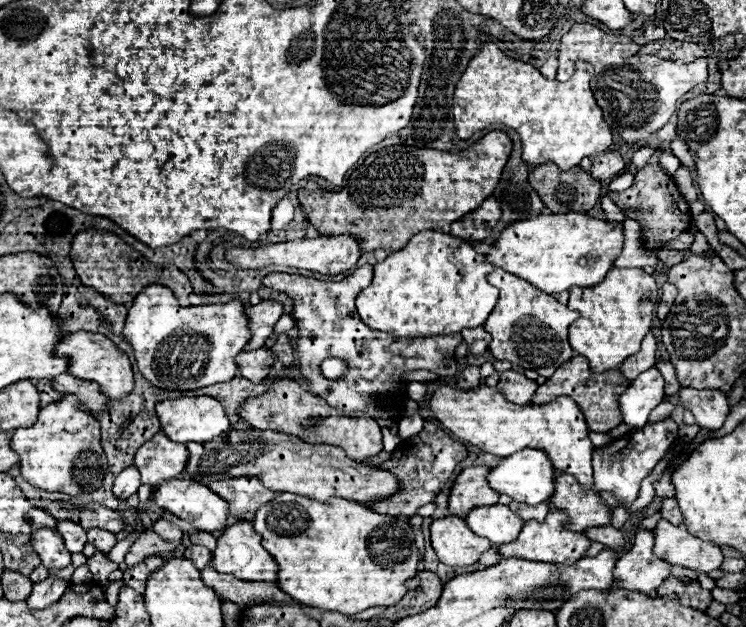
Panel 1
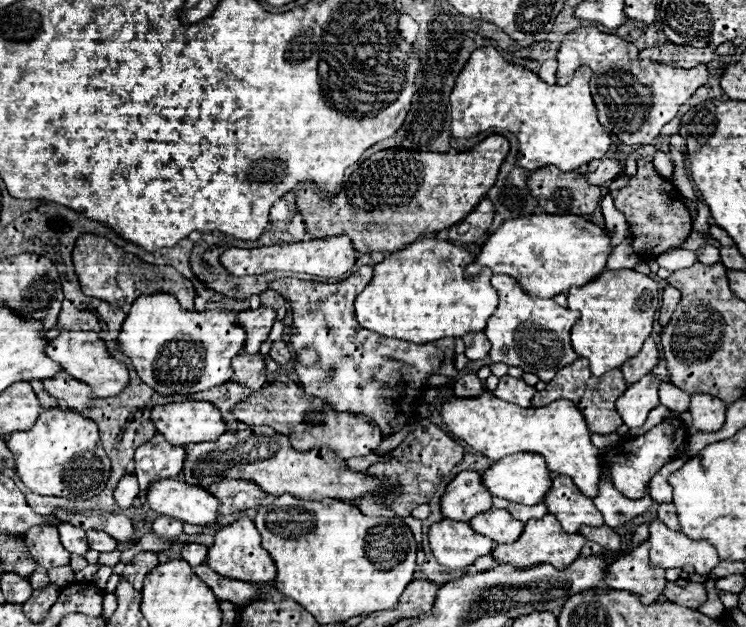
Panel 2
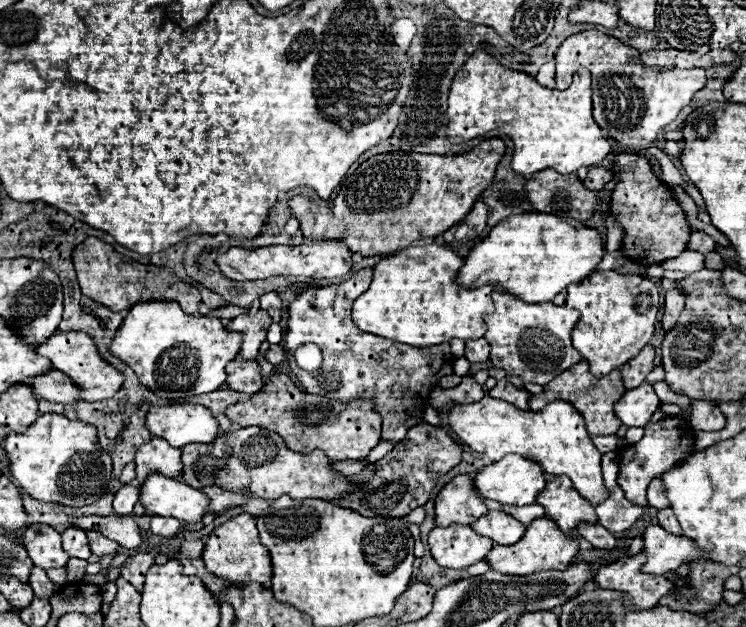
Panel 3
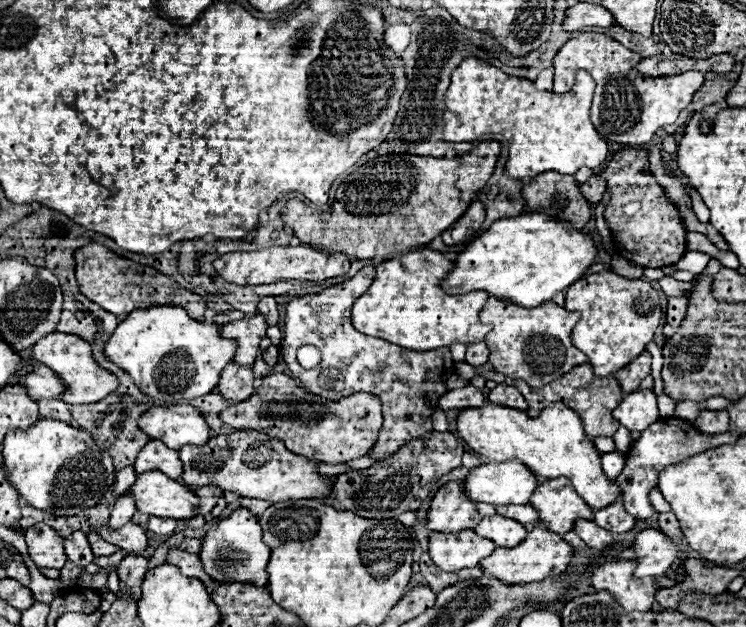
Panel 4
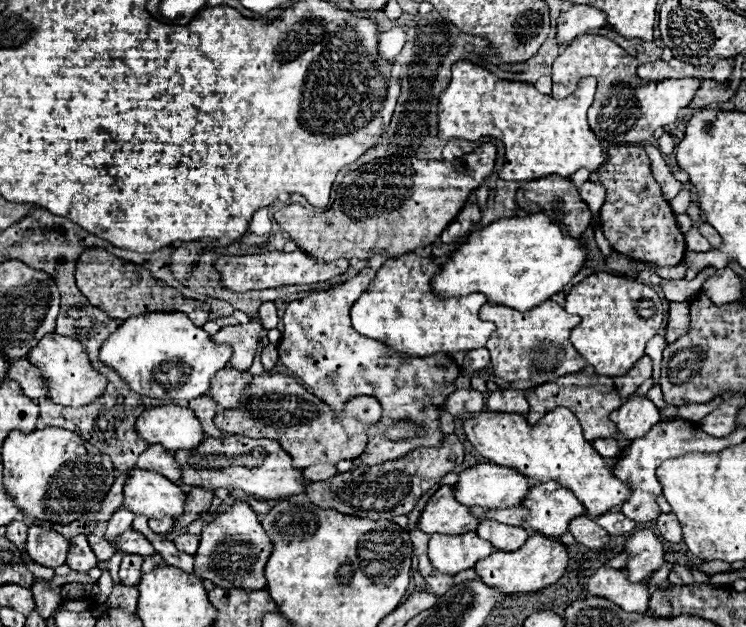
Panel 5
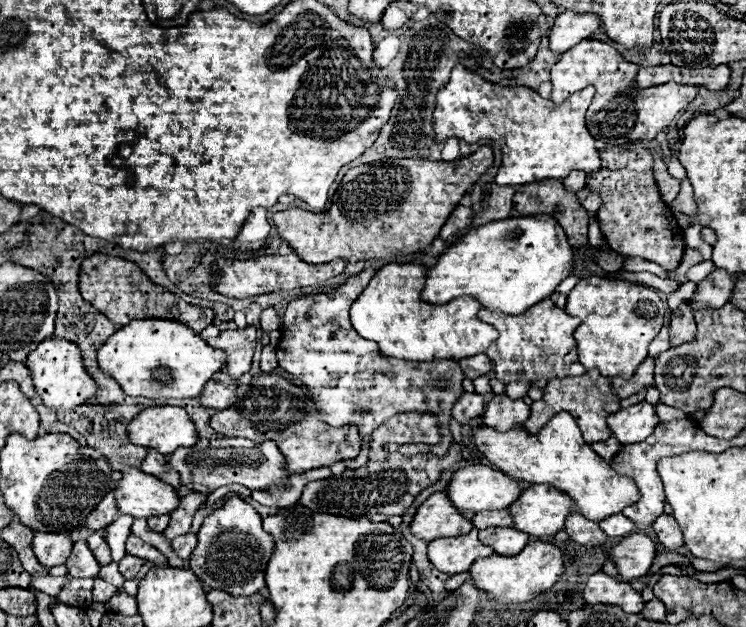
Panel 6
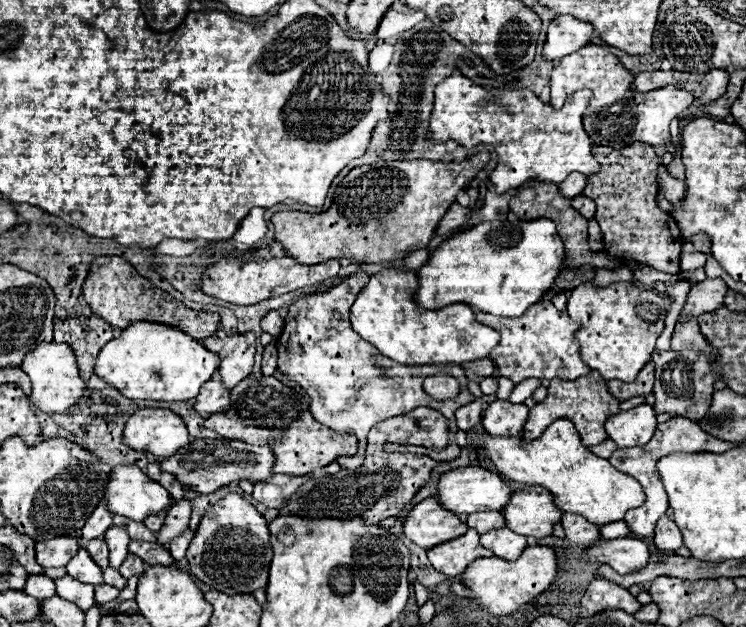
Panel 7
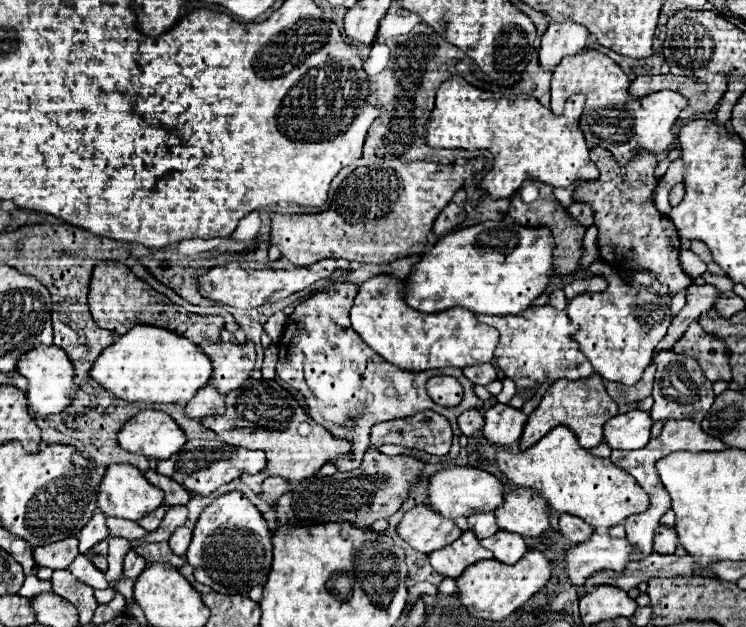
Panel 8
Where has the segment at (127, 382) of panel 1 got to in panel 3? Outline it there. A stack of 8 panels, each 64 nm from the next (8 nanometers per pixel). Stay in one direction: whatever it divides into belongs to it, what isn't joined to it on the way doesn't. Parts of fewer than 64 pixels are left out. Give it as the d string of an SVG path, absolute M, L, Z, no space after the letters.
M54 332L46 342L36 346L36 352L38 356L48 358L52 368L64 372L82 390L78 396L80 402L100 402L112 398L124 382L124 376L98 356L94 340L82 332Z

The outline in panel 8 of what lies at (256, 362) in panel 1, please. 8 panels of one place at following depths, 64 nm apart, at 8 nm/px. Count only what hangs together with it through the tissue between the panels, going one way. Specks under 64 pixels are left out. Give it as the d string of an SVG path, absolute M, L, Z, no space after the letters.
M210 384L198 390L198 394L186 404L186 416L192 420L206 418L212 414L222 414L224 410L224 396L218 394Z

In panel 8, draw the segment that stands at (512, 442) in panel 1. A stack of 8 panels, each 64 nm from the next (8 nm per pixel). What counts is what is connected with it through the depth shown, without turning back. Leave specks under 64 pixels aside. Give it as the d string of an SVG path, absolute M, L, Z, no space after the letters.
M570 428L550 430L540 442L520 454L500 448L496 460L500 470L516 486L538 490L552 510L574 514L600 532L608 532L612 526L622 524L630 514L642 514L650 506L648 494L634 478L630 478L630 474L626 474L626 470L614 466L610 458L598 458L588 450L582 450Z

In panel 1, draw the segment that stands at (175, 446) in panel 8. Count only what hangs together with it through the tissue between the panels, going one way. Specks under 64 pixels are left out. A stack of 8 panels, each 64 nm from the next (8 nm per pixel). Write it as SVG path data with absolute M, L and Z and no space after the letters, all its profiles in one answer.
M198 396L198 398L178 398L178 400L164 400L156 406L156 416L160 420L162 432L172 442L210 442L218 438L220 434L230 430L230 420L224 414L224 408L218 400L210 396Z

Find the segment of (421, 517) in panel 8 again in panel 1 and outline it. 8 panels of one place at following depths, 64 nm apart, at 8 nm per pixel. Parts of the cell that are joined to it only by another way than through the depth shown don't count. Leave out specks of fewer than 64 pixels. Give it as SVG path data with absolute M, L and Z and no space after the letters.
M470 466L458 474L458 478L450 490L450 498L448 498L450 516L466 518L468 512L478 506L498 504L498 492L490 490L488 480L486 480L488 472L490 472L490 468Z

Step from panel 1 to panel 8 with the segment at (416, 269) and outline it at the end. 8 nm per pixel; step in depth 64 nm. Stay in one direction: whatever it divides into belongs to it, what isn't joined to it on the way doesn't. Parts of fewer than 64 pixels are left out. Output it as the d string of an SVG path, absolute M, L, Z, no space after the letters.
M386 274L374 276L358 286L350 320L362 340L382 356L406 372L424 372L434 368L468 368L492 360L498 346L498 330L480 324L476 316L464 308L450 308L440 314L424 314L412 310L402 298L404 282Z

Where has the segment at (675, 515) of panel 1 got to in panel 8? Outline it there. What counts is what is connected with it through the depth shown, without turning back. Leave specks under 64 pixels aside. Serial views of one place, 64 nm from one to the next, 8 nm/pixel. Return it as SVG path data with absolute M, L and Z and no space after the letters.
M658 526L656 528L656 536L654 536L654 552L658 554L674 554L678 546L678 534L674 528L664 528L664 526Z

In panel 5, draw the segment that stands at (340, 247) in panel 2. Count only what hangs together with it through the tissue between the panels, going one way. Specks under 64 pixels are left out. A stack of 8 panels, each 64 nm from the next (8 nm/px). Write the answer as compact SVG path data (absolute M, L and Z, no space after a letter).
M264 252L264 254L252 254L252 256L222 256L216 260L216 270L220 272L222 280L220 286L228 288L232 292L250 292L250 290L266 290L266 288L282 288L290 284L316 284L326 282L334 276L340 276L348 270L348 260L340 258L334 262L318 262L306 256L304 252Z

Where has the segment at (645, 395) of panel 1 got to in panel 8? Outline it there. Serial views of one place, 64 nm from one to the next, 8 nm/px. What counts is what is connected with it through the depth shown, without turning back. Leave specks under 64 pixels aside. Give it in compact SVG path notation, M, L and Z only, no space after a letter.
M632 410L618 414L604 424L604 442L612 450L638 450L644 448L650 440L652 418L648 412Z

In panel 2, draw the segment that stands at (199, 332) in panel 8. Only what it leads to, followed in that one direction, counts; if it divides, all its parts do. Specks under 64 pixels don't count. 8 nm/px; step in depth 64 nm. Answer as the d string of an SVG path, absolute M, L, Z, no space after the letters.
M84 234L82 238L78 238L74 246L72 260L76 266L82 292L86 296L104 300L114 308L124 308L144 294L166 292L166 294L174 294L184 310L194 310L196 288L192 286L192 282L180 276L172 266L154 266L154 264L142 262L138 256L132 256L124 252L122 248L114 246L108 238L102 238L96 234Z

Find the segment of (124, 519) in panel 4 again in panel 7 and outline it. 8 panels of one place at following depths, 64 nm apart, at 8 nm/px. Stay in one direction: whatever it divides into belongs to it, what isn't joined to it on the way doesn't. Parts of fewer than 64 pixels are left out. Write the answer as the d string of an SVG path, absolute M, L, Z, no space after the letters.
M112 526L106 536L104 536L108 548L110 548L110 568L118 570L118 566L124 562L126 554L128 554L128 544L130 538L126 538L126 530L122 530L122 526Z

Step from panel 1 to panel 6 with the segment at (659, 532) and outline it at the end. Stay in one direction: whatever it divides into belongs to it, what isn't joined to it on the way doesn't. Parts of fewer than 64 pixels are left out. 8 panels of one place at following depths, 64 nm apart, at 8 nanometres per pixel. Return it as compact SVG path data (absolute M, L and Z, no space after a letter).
M630 534L614 544L606 556L616 564L622 580L636 580L650 570L656 556L656 544L646 534Z

